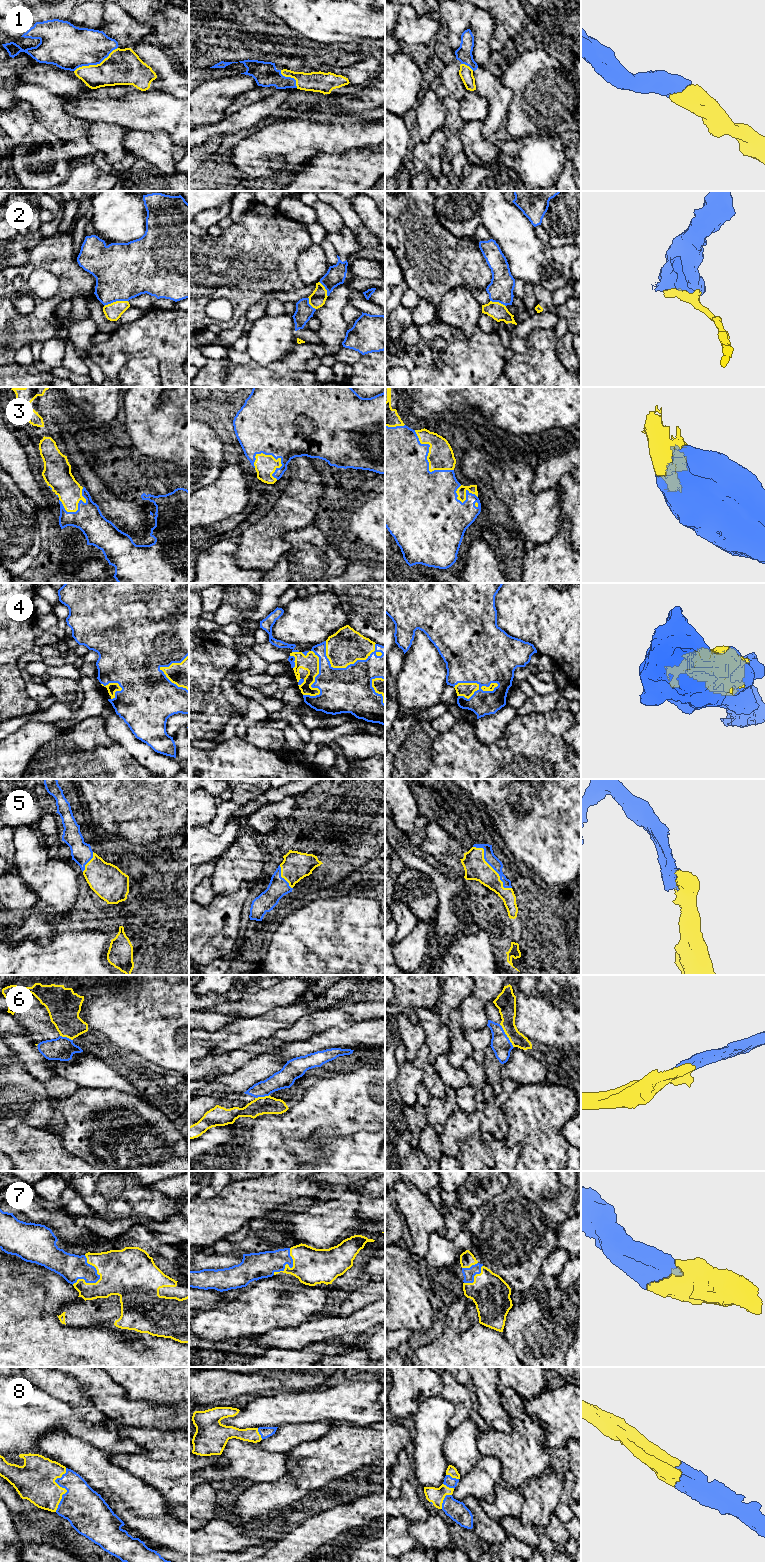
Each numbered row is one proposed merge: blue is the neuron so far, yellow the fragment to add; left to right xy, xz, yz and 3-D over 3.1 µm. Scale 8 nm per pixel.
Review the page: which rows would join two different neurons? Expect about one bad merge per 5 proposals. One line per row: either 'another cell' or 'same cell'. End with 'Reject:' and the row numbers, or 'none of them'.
1: same cell
2: another cell
3: same cell
4: same cell
5: same cell
6: same cell
7: same cell
8: same cell
Reject: 2

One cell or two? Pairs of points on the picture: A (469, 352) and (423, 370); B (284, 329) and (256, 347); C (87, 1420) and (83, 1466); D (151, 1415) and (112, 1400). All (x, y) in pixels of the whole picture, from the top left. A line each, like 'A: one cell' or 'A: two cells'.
A: one cell
B: one cell
C: two cells
D: one cell

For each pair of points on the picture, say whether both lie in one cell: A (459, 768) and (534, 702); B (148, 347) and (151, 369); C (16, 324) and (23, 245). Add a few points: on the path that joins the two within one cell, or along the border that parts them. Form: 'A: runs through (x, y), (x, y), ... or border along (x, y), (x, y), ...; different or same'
A: border along (542, 713), (517, 715); different
B: border along (126, 362), (132, 358), (154, 356), (160, 376); different
C: border along (40, 241), (33, 248), (27, 261); different

